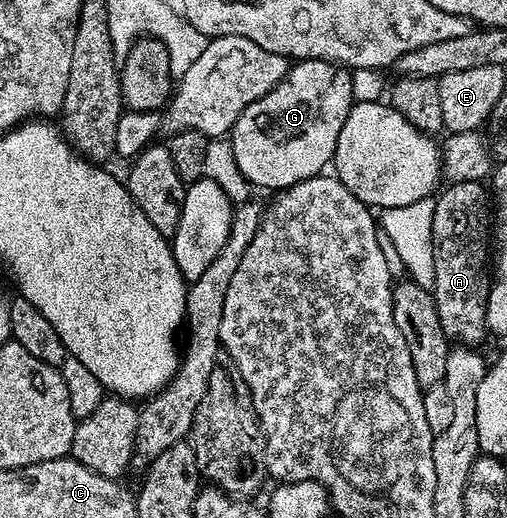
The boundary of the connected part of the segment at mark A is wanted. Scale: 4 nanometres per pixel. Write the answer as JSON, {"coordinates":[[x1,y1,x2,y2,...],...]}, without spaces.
{"coordinates":[[458,181,447,186,441,197,435,198,434,219,432,220,432,254,434,255,434,283,431,287,432,298,438,307,438,319,442,323,442,331,448,337,449,342,467,345,469,347,479,346,479,341,486,337,488,324,486,323,486,303,488,302,488,286,490,284,490,193,487,188,478,181]]}

